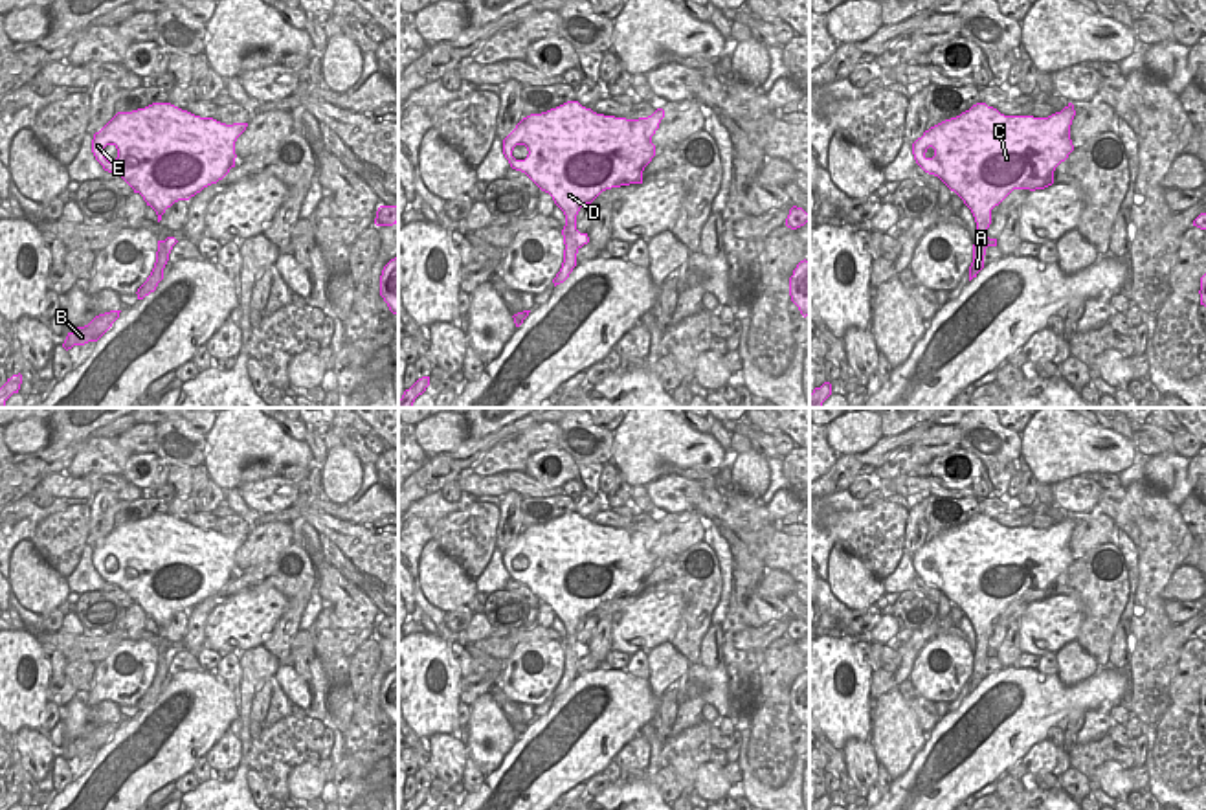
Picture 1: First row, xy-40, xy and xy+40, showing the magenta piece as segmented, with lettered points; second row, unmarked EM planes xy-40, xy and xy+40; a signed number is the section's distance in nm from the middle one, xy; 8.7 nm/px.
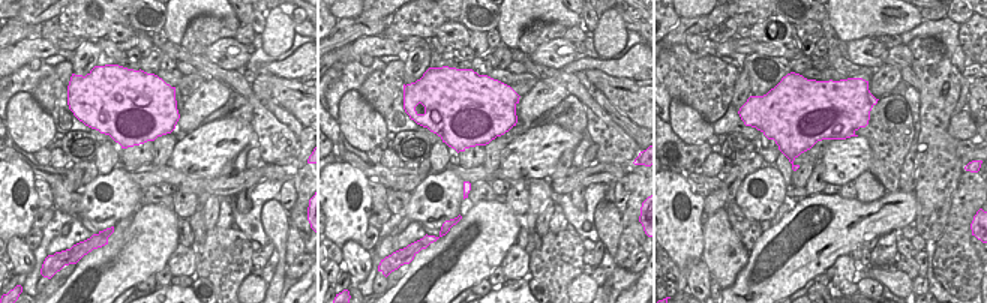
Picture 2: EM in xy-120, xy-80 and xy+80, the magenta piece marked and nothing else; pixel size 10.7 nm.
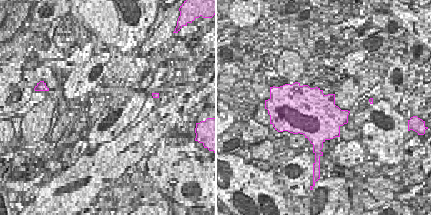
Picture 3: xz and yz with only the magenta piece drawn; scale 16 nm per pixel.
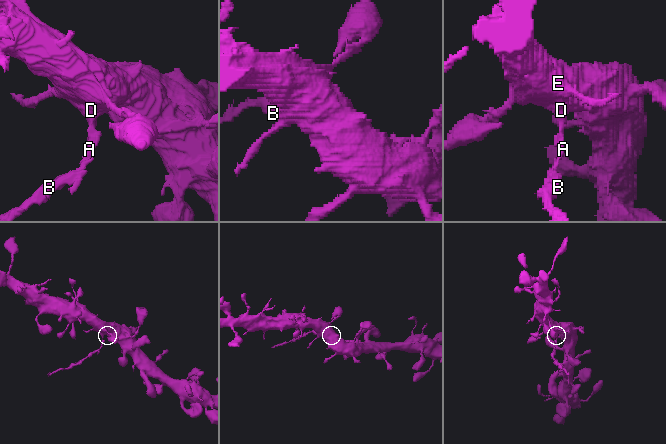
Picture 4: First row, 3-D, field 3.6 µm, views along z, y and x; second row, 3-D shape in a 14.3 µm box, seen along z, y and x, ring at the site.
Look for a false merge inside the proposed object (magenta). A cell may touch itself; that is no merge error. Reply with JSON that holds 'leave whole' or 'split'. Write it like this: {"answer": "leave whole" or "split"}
{"answer": "split"}

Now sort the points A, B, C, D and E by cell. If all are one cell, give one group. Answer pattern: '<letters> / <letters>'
A B / C D E

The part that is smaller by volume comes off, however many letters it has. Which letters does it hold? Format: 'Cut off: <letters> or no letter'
Cut off: A, B

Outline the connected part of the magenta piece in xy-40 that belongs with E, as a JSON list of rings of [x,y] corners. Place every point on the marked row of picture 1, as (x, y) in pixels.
[[[152,103],[132,112],[117,112],[94,134],[92,152],[105,171],[119,174],[143,197],[160,222],[174,202],[189,200],[235,167],[235,141],[246,127],[248,123],[226,125],[200,118],[171,103]]]

